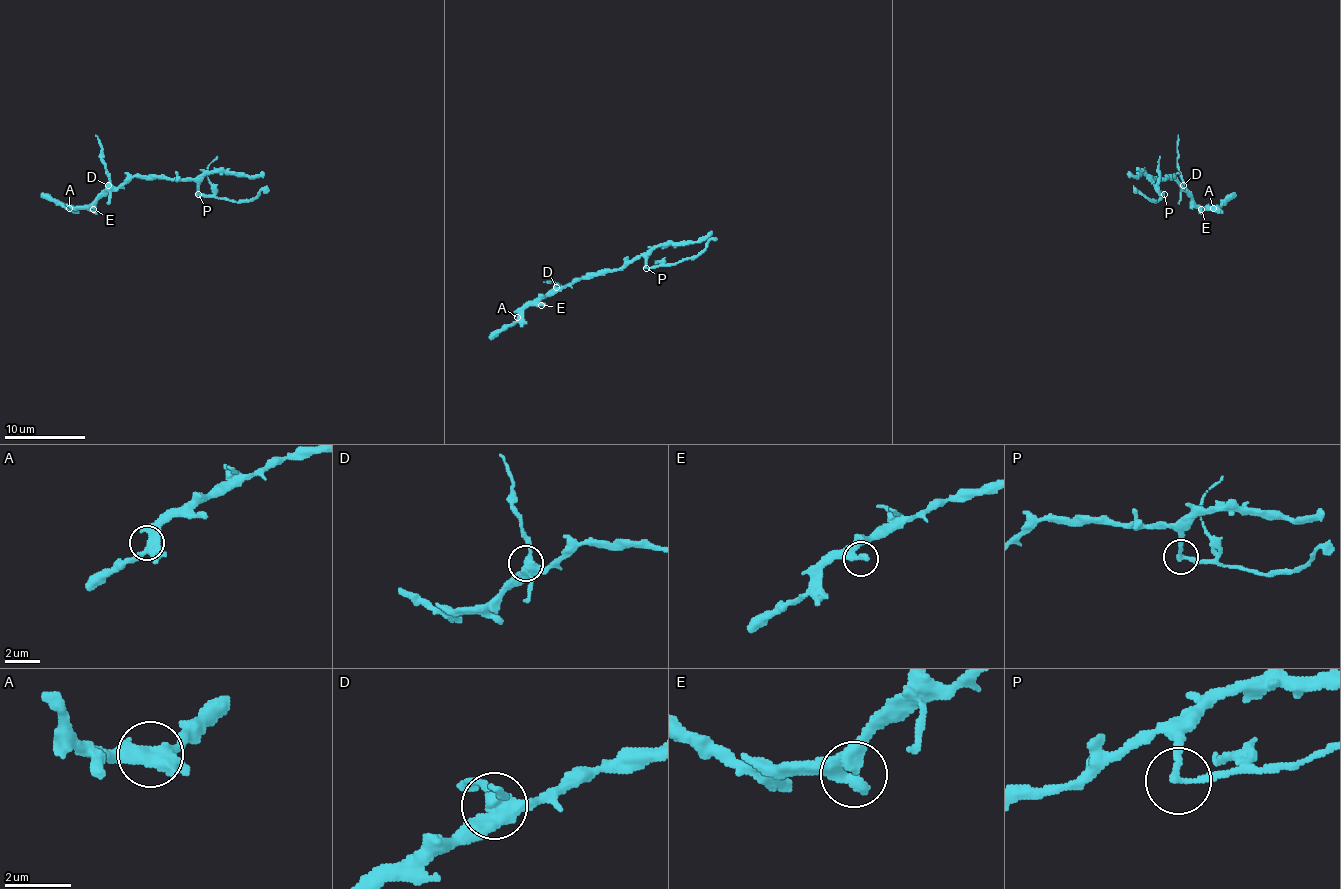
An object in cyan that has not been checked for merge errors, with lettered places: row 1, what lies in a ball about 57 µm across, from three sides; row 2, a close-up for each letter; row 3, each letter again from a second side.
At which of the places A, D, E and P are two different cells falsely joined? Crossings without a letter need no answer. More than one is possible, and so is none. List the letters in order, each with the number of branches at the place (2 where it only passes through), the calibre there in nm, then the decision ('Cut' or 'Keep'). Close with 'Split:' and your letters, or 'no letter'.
A: Branches: 4. Thickness 440 nm. Keep
D: Branches: 4. Thickness 400 nm. Cut
E: Branches: 2. Thickness 360 nm. Keep
P: Branches: 2. Thickness 190 nm. Cut
Split: D, P

